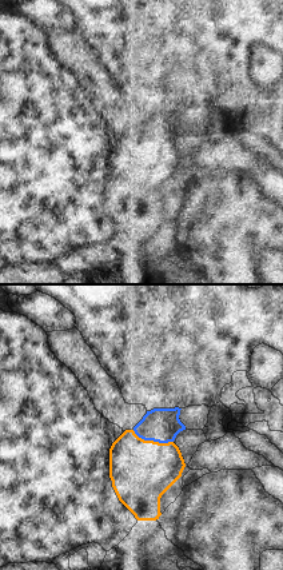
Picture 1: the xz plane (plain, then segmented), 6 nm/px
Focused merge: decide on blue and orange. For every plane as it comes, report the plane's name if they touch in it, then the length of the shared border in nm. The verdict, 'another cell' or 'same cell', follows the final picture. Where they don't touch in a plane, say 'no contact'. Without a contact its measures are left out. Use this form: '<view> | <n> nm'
xz | 260 nm

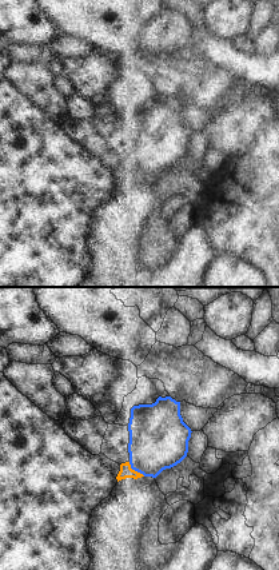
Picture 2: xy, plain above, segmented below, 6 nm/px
xy | 130 nm

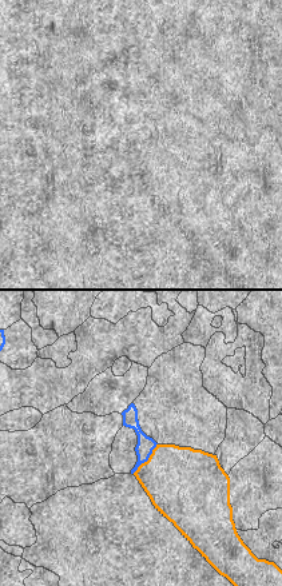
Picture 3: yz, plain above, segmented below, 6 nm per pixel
yz | 240 nm

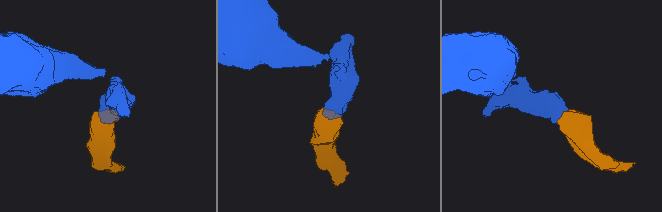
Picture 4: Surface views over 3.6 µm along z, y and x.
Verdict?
same cell

